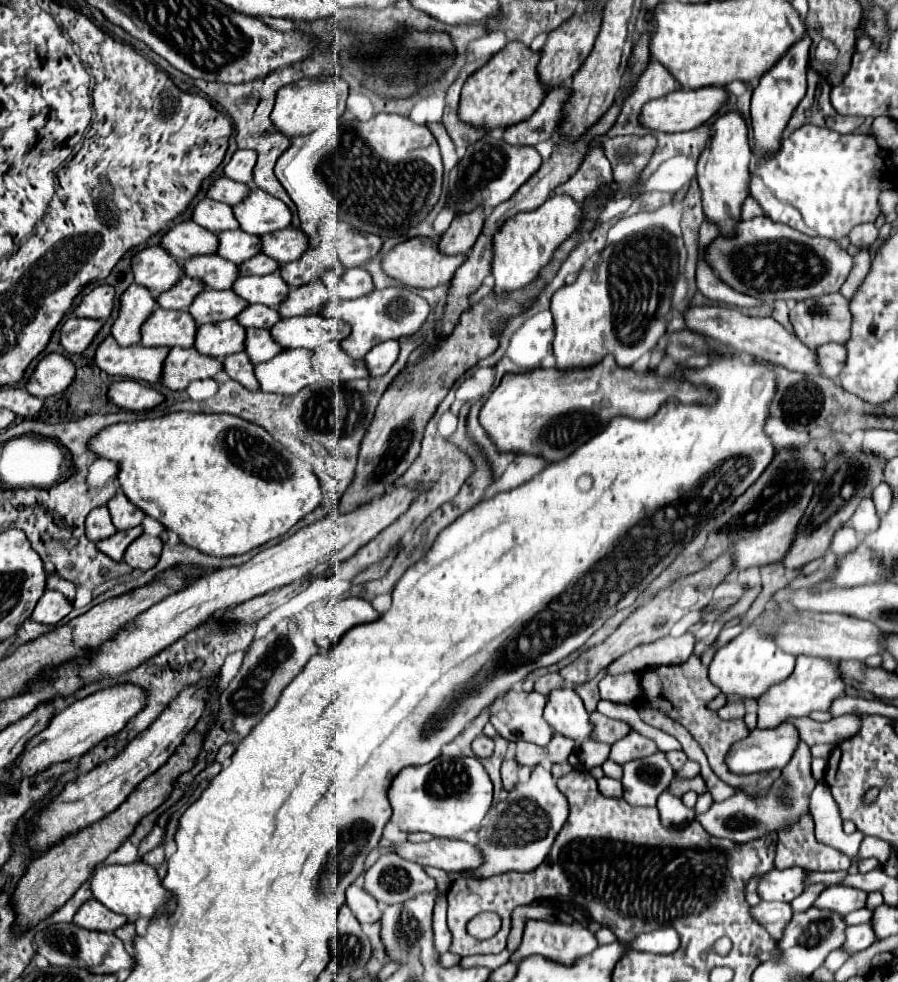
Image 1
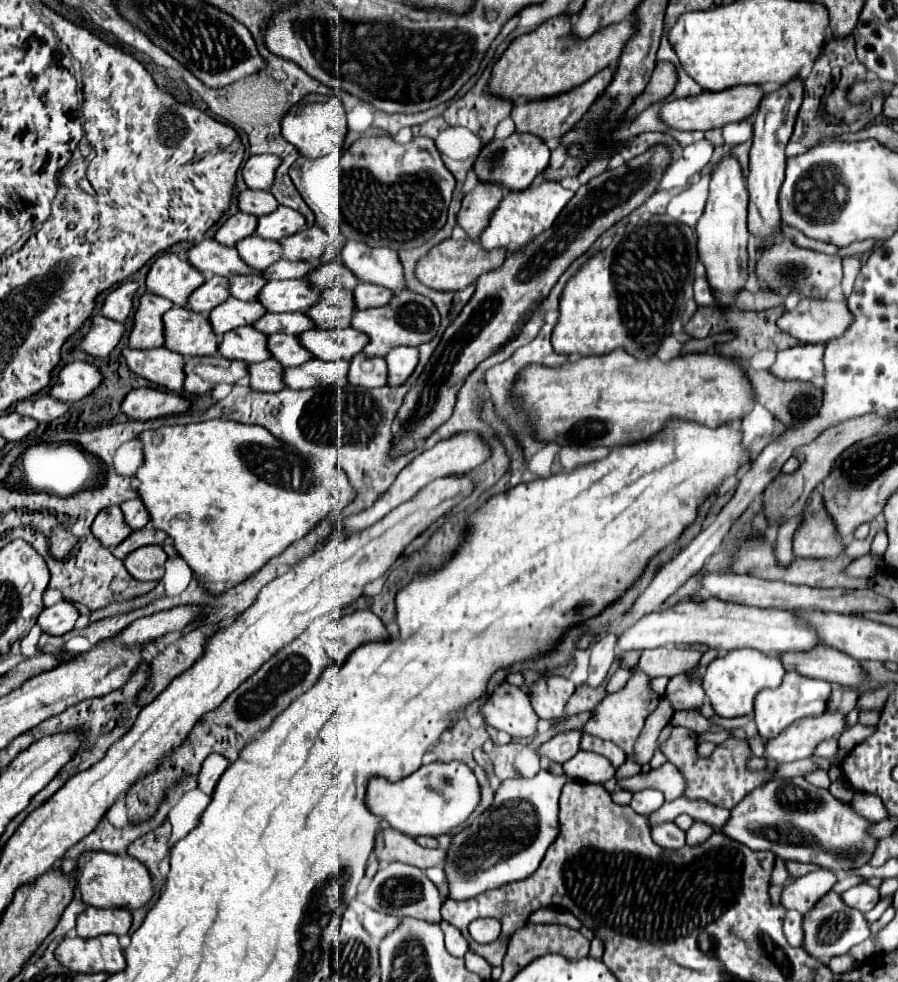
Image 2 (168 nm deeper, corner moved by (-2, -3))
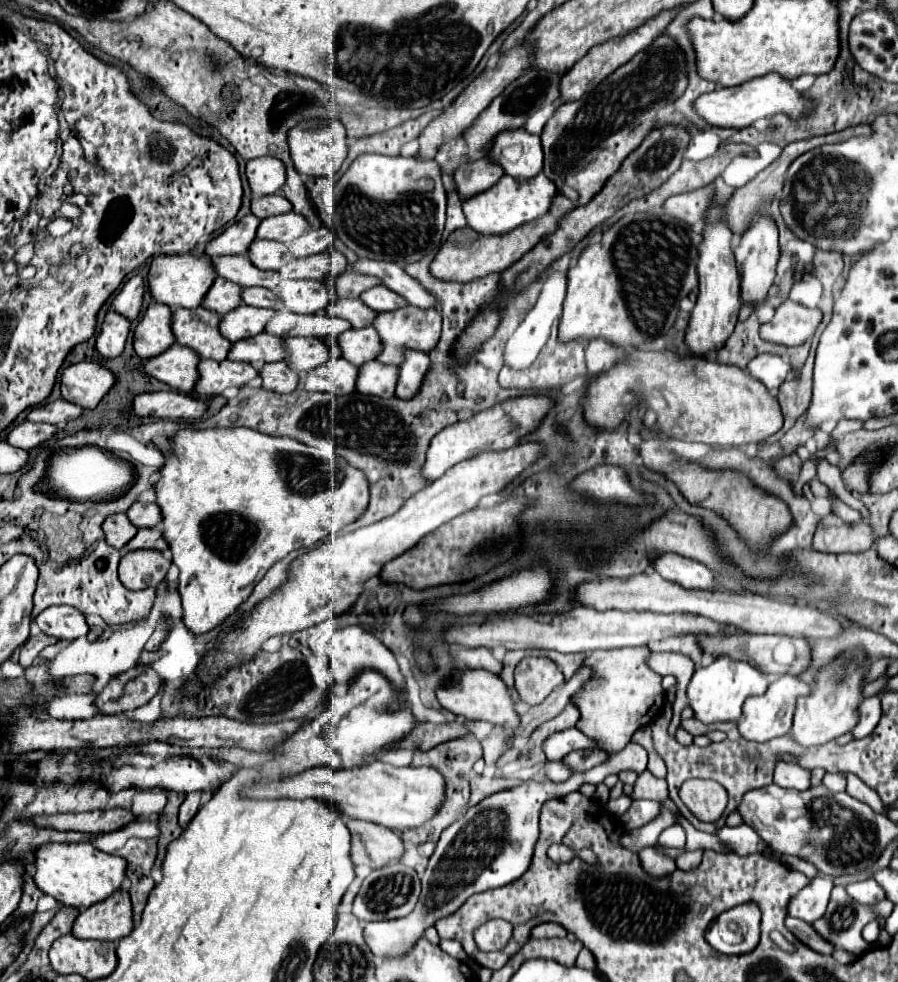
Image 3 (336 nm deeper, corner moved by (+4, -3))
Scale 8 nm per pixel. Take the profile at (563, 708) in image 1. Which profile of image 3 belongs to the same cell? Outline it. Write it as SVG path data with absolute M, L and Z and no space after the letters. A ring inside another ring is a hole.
M525 656L515 668L515 688L531 706L541 704L557 684L563 684L563 672L549 658Z

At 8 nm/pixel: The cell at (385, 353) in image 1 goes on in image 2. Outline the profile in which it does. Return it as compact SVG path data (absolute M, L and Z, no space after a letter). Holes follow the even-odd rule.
M411 346L393 348L393 352L389 352L389 356L385 356L387 370L389 370L387 384L389 384L389 386L399 386L399 384L403 384L403 382L411 376L411 372L415 370L417 358L419 358L417 348L411 348Z

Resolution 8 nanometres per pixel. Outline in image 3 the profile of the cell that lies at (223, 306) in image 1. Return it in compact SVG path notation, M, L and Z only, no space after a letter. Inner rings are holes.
M241 304L235 308L235 312L229 312L221 320L221 334L231 340L245 340L255 334L261 334L265 330L265 324L271 320L275 310L263 310L263 308L251 308L247 304Z

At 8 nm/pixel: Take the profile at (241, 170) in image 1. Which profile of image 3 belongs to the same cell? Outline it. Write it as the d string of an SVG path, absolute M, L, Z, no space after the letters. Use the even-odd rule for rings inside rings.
M273 156L255 158L247 162L247 180L253 196L277 194L285 184L285 166Z

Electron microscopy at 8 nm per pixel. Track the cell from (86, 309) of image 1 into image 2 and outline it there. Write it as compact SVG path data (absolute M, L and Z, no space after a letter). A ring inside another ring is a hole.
M123 282L119 284L119 288L111 290L103 302L103 308L101 308L101 314L105 318L111 318L111 320L117 320L117 322L125 322L125 318L129 316L131 312L131 306L133 306L133 294L137 290L137 282Z

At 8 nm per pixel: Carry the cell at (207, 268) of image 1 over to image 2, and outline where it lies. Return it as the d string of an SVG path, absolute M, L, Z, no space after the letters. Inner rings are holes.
M255 274L233 276L231 286L229 286L229 294L233 298L239 298L239 300L257 300L257 294L259 294L263 284L265 284L265 280L261 276L255 276Z

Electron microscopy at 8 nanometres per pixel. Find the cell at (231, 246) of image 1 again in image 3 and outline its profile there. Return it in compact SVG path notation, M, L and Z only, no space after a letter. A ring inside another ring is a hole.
M255 240L249 248L247 258L261 270L279 270L283 264L293 260L285 244L271 240Z

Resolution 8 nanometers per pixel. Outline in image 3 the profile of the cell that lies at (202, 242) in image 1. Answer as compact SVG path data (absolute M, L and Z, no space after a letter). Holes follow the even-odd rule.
M221 256L221 258L211 258L211 260L219 276L225 276L227 280L239 284L241 288L261 286L261 288L273 290L281 282L279 272L259 270L249 262L247 256Z

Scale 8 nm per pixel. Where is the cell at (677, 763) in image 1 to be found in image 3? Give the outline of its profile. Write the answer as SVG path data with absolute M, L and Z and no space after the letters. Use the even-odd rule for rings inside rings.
M629 742L621 752L609 754L609 758L603 764L591 768L589 772L573 774L563 784L553 784L549 780L545 780L543 784L523 782L517 788L497 792L479 802L477 806L469 808L465 816L461 816L441 834L437 848L429 858L427 870L421 878L423 892L413 912L397 920L381 920L365 924L367 946L379 958L405 956L415 946L415 940L423 938L423 932L429 926L435 926L437 920L451 916L455 910L459 910L459 906L463 906L463 902L469 896L505 886L525 874L525 870L531 864L535 842L539 838L539 810L543 802L575 792L585 782L599 784L609 774L619 774L623 770L633 770L641 774L645 768L647 768L647 750L635 742Z

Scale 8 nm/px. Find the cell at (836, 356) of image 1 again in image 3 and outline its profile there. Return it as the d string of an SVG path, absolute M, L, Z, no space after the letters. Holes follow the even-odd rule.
M759 354L747 364L747 372L759 382L763 382L769 390L773 390L785 382L785 378L791 374L791 366L781 356Z

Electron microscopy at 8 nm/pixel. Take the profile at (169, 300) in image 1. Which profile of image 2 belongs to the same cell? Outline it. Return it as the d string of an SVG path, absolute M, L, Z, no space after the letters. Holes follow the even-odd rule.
M209 276L193 296L189 296L185 308L191 312L201 312L209 314L217 304L229 298L229 278L223 276Z

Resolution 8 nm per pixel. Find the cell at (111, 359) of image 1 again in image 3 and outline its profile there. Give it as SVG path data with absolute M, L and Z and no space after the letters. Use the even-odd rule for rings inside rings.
M173 344L163 354L143 360L143 368L149 376L165 382L173 390L191 394L199 380L199 354L183 344Z

